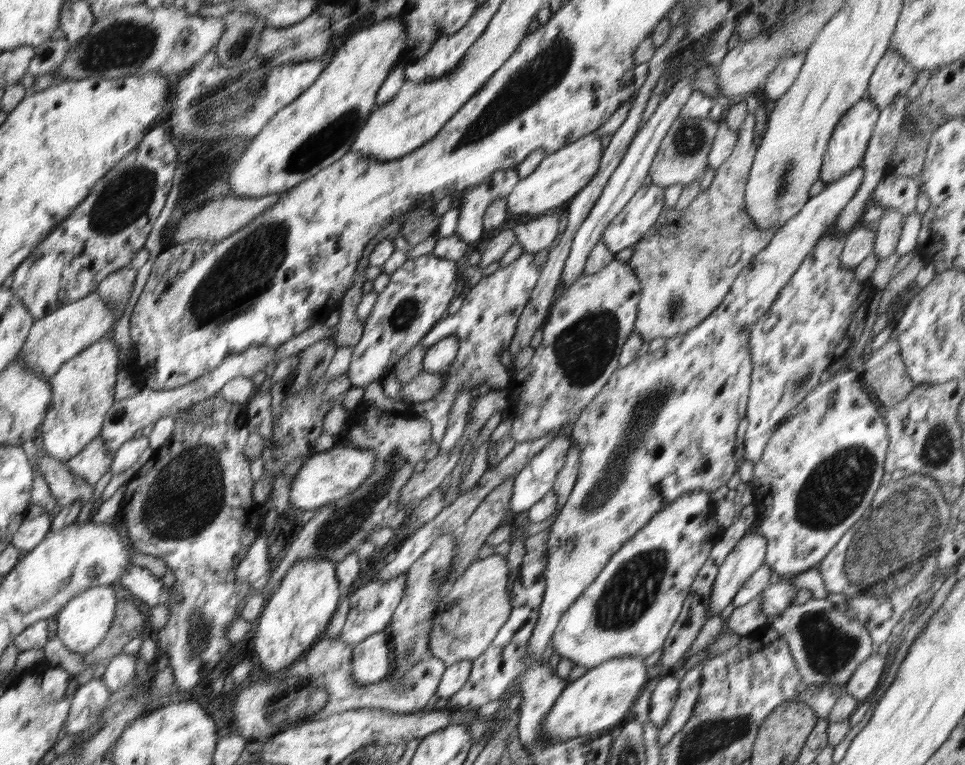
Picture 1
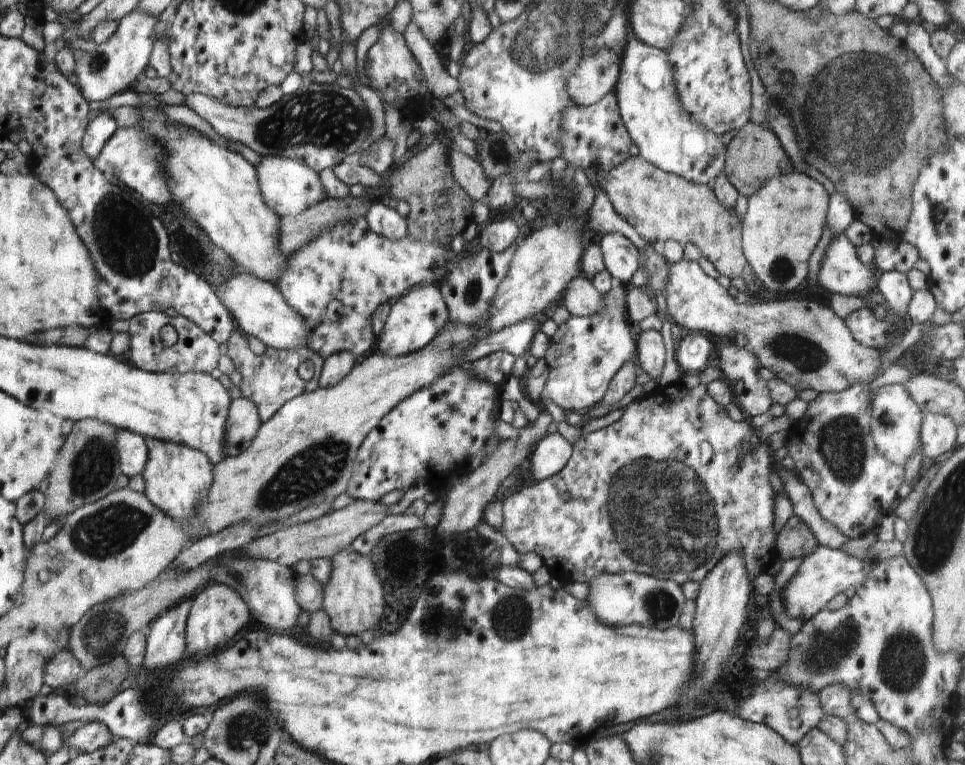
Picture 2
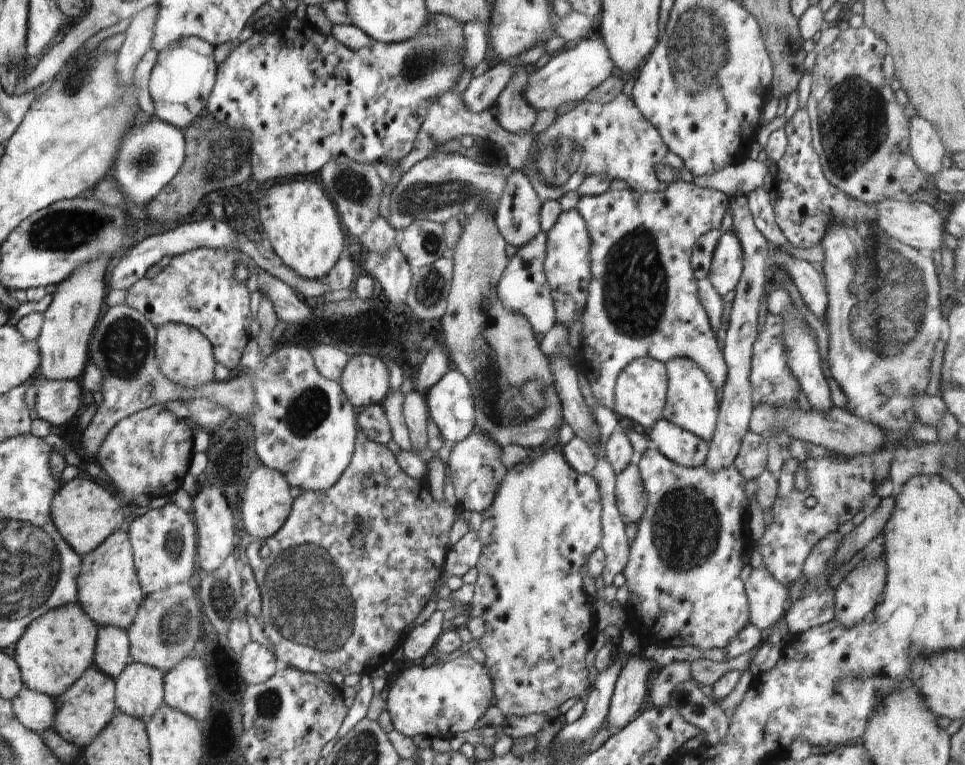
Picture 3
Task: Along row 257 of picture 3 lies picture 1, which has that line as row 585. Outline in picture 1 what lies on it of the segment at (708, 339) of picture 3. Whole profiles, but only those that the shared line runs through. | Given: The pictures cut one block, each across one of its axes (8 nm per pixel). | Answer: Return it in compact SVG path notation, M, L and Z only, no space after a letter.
M702 490L683 493L658 512L611 556L594 582L564 612L552 635L554 653L590 669L623 657L646 660L662 648L698 570L723 535L715 514L716 503Z

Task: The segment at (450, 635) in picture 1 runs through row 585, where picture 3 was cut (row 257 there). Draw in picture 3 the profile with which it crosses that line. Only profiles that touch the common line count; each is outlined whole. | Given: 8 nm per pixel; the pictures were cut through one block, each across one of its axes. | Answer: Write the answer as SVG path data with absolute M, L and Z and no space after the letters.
M480 210L468 216L453 254L453 276L446 310L440 316L448 358L452 366L468 379L475 401L476 427L487 433L501 448L508 445L543 445L551 432L563 423L562 404L552 380L550 359L536 341L535 330L522 314L510 312L498 298L496 287L508 266L507 242L496 226L495 214L491 210Z

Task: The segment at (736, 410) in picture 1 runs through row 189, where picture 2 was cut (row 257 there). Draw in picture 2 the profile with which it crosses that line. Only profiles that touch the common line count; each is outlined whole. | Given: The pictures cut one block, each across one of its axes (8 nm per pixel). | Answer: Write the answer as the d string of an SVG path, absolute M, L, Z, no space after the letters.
M845 235L834 236L818 274L822 289L832 295L869 297L876 290L878 271L864 265L854 247Z

